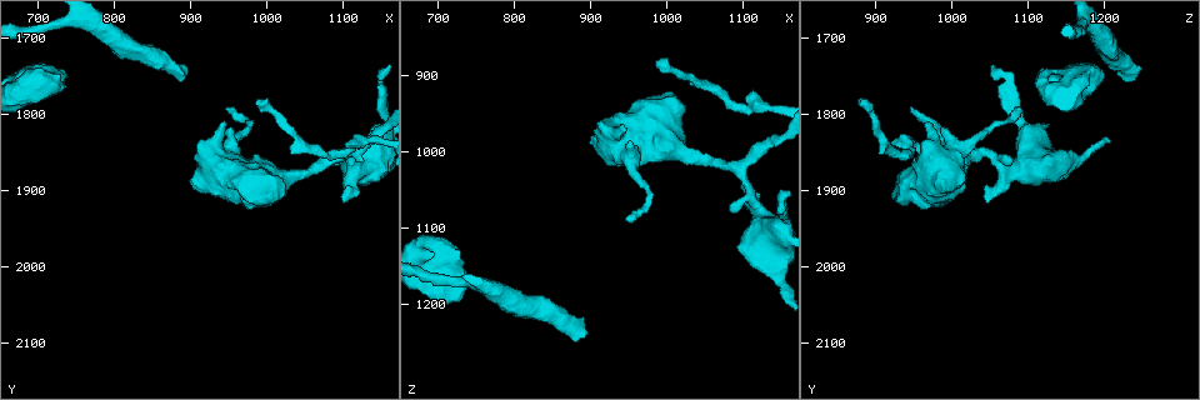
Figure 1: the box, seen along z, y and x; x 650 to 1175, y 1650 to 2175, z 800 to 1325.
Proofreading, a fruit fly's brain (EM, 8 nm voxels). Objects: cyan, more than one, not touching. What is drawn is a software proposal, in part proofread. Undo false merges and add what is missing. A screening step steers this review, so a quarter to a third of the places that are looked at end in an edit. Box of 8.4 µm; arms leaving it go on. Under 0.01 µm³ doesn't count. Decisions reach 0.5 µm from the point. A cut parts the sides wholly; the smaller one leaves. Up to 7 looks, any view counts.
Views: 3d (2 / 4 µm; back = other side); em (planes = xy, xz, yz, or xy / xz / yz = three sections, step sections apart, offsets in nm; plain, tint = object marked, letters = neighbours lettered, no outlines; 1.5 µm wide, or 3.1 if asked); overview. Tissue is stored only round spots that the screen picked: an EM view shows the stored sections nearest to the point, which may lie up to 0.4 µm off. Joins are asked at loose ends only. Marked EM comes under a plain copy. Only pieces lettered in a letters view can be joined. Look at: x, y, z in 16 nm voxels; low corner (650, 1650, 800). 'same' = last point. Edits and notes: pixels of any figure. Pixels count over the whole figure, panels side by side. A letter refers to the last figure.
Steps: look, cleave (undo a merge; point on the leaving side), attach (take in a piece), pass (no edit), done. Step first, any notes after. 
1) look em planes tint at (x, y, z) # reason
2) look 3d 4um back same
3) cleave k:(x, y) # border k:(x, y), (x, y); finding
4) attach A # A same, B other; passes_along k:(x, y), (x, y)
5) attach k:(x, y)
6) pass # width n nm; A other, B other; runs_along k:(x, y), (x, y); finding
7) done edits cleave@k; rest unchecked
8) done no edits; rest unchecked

look em planes letters at (1095, 1855, 1020) # a fork

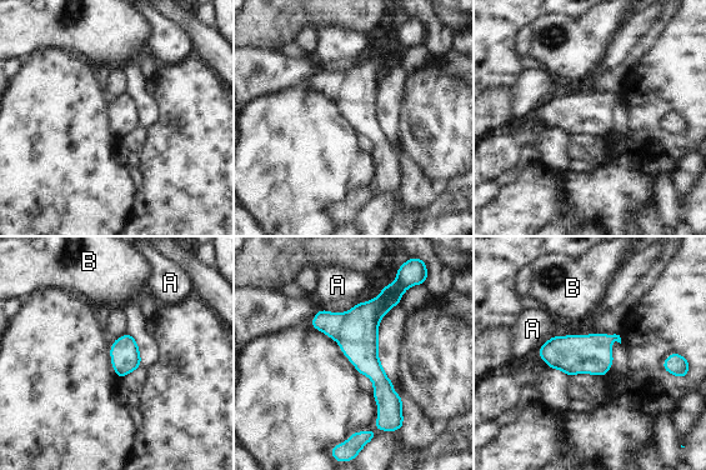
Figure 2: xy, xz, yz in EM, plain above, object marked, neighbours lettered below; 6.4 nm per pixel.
pass # A other, B other; border 2:(551, 336), (536, 350); one neuron here

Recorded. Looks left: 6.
look 3d 2um at (895, 1750, 1240) # stops while still wide

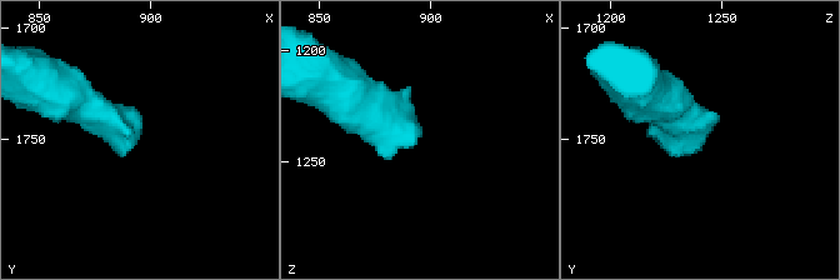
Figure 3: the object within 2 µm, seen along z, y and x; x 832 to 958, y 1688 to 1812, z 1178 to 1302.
look em yz step 4 letters at (895, 1751, 1237) # shape alone is not enough

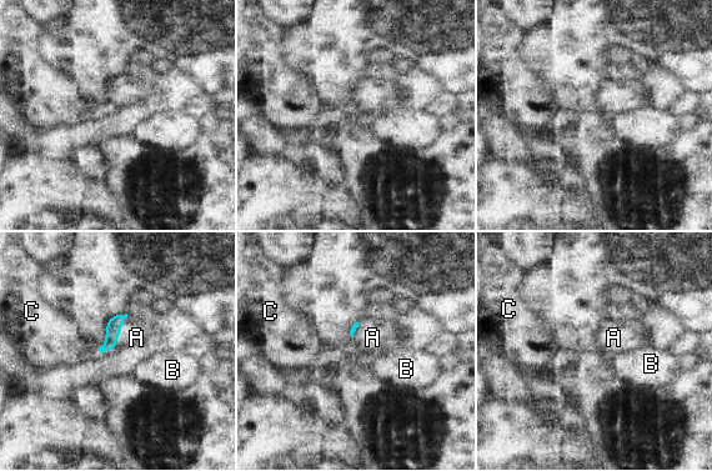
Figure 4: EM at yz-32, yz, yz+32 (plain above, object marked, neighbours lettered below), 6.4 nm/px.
look em planes letters same # cut it another way

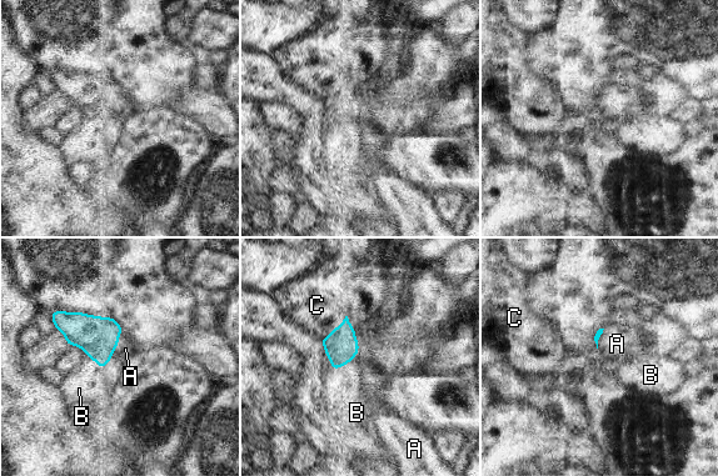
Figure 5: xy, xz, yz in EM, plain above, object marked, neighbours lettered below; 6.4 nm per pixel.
attach A # longest_contact C 240 nm; A same, B other, C other; the neuron continues

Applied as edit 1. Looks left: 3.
look overview # see it whole again

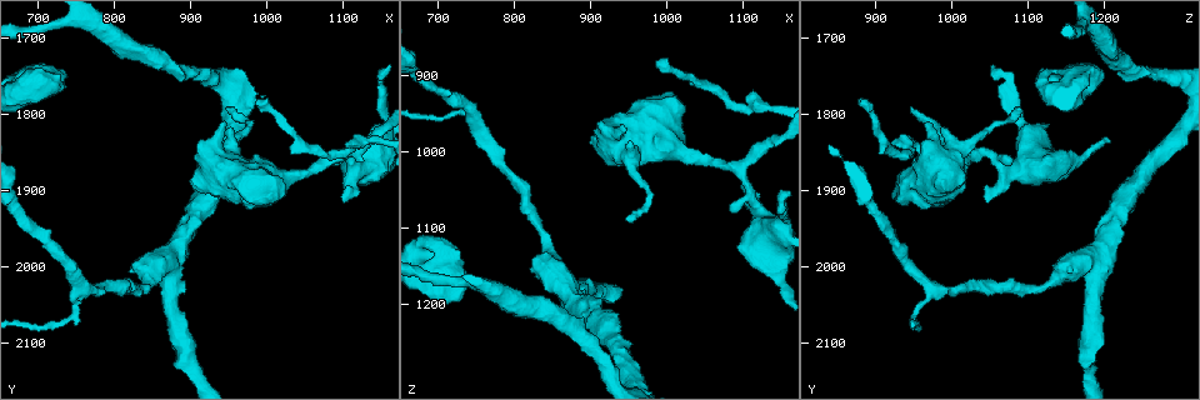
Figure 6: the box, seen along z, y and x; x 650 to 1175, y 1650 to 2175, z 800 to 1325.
look em planes letters at (990, 1785, 880)

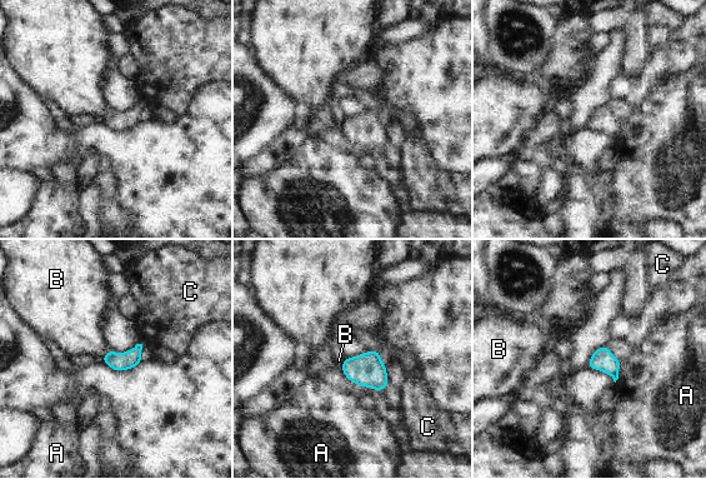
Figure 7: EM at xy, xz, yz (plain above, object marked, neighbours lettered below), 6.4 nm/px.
attach B # width 130 nm; A other, B same, C other; passes_along 7:(119, 362), (104, 355), (78, 327); the neuron continues

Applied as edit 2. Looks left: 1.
done edits attach@5, attach@7; rest unchecked

